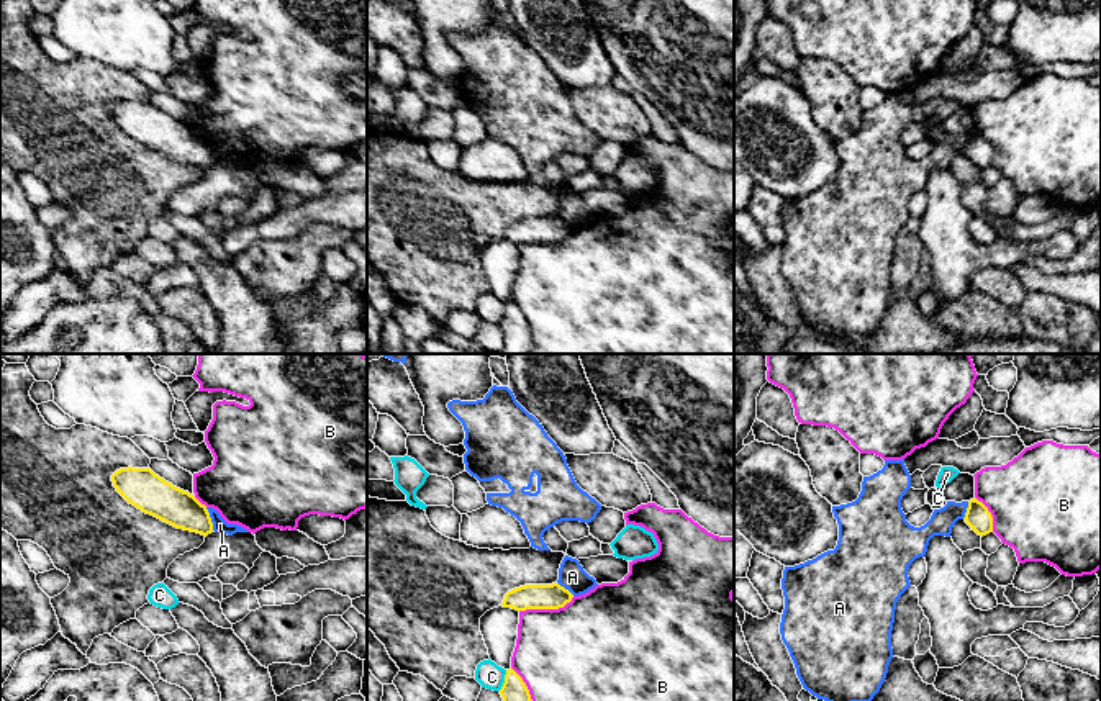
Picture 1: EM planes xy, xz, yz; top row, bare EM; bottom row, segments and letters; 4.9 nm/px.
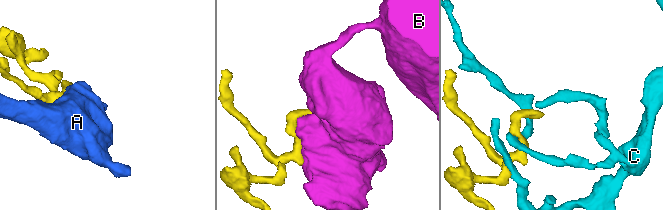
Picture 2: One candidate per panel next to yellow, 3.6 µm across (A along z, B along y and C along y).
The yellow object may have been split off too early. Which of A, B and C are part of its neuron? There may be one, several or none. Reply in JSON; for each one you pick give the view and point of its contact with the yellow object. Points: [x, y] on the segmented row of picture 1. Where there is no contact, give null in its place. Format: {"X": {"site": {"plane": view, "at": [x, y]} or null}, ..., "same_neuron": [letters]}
{"same_neuron": []}

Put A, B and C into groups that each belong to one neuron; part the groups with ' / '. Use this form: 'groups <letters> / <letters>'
groups A / B / C

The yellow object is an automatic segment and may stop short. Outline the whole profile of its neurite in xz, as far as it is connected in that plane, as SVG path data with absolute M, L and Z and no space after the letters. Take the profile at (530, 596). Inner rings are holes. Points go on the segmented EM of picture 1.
M524 585L505 595L503 608L516 611L526 609L559 609L570 603L573 595L560 586L552 585Z

